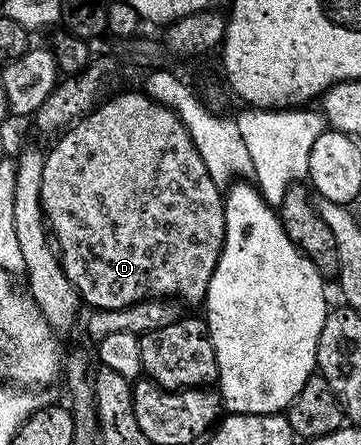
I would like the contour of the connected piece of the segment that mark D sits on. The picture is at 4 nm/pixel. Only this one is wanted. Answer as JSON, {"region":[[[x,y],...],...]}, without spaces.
{"region":[[[140,91],[140,93],[120,93],[117,97],[109,96],[107,99],[101,100],[100,104],[92,110],[86,117],[80,118],[75,125],[63,130],[55,138],[56,146],[52,150],[48,149],[44,154],[44,166],[42,167],[42,207],[44,208],[44,218],[48,220],[48,228],[54,238],[54,244],[60,255],[60,262],[66,271],[66,275],[70,279],[70,283],[74,283],[74,287],[78,291],[81,302],[85,306],[91,307],[93,310],[122,310],[128,306],[132,306],[135,302],[148,300],[152,297],[170,297],[180,300],[185,304],[196,303],[201,304],[208,295],[210,279],[213,278],[214,267],[218,267],[218,259],[220,252],[224,246],[224,228],[226,227],[226,215],[224,214],[224,193],[222,189],[216,186],[216,181],[212,178],[213,170],[206,163],[202,163],[202,157],[198,153],[198,149],[191,141],[190,135],[187,133],[186,127],[181,123],[178,115],[174,110],[164,106],[162,103],[155,101],[154,98],[149,97],[147,92]]]}

